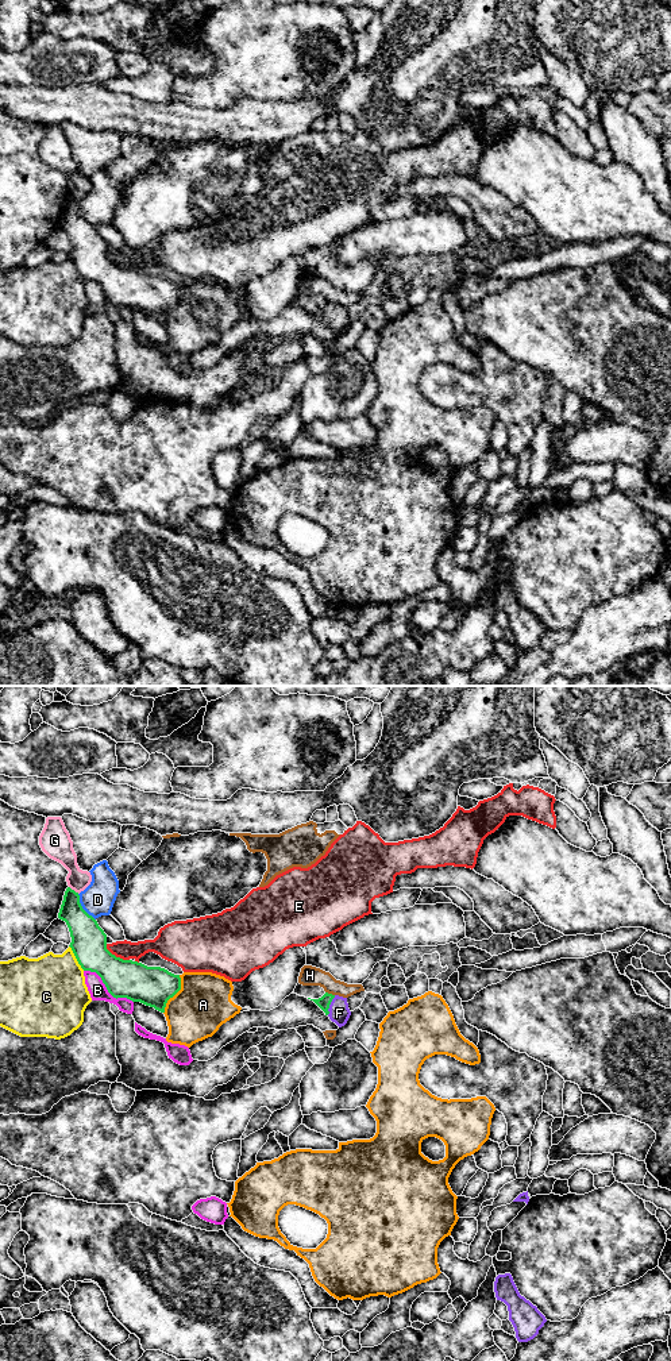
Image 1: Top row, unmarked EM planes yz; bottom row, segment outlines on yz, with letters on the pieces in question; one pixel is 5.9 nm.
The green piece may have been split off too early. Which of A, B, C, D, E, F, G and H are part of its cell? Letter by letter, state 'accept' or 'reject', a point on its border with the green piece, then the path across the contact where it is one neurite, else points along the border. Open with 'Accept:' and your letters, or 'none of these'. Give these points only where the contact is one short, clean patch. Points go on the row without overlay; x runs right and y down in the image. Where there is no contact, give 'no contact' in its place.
Accept: F
A: reject; contact yz (174, 303)
B: reject; contact yz (107, 297)
C: reject; contact yz (76, 266)
D: reject; contact yz (81, 216); border yz (77, 203), (80, 214), (95, 228)
E: reject; contact yz (115, 265)
F: accept; contact yz (330, 312); way yz (323, 311), (330, 312), (339, 322)
G: reject; contact yz (73, 199)
H: reject; contact yz (330, 303)

